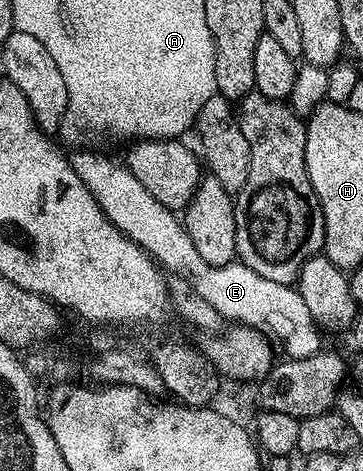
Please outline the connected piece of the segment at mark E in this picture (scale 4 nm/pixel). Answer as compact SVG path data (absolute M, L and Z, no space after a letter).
M82 147L69 150L67 157L74 173L94 194L100 208L107 210L111 201L118 200L115 224L119 231L147 251L166 271L168 269L184 279L192 278L190 286L218 311L224 321L245 327L259 325L273 340L284 339L283 354L290 359L310 357L322 350L319 339L322 332L310 317L310 309L306 309L306 301L302 301L295 286L258 277L254 269L239 261L208 267L206 261L198 257L194 245L190 245L181 218L155 200L125 164Z

